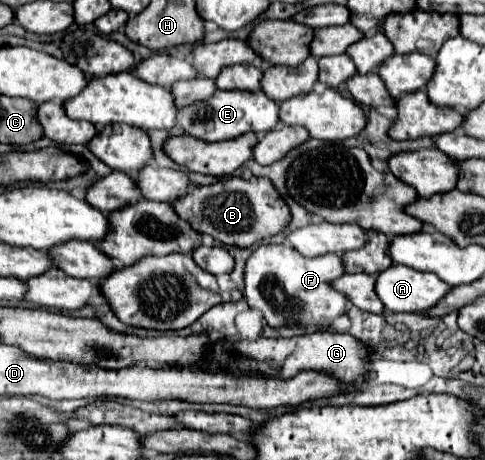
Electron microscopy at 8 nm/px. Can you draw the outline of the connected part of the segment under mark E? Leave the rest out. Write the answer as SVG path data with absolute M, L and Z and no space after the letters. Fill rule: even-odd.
M216 91L210 99L180 109L178 125L192 137L206 141L234 139L242 133L268 133L280 123L280 107L266 93L242 93L242 91Z

